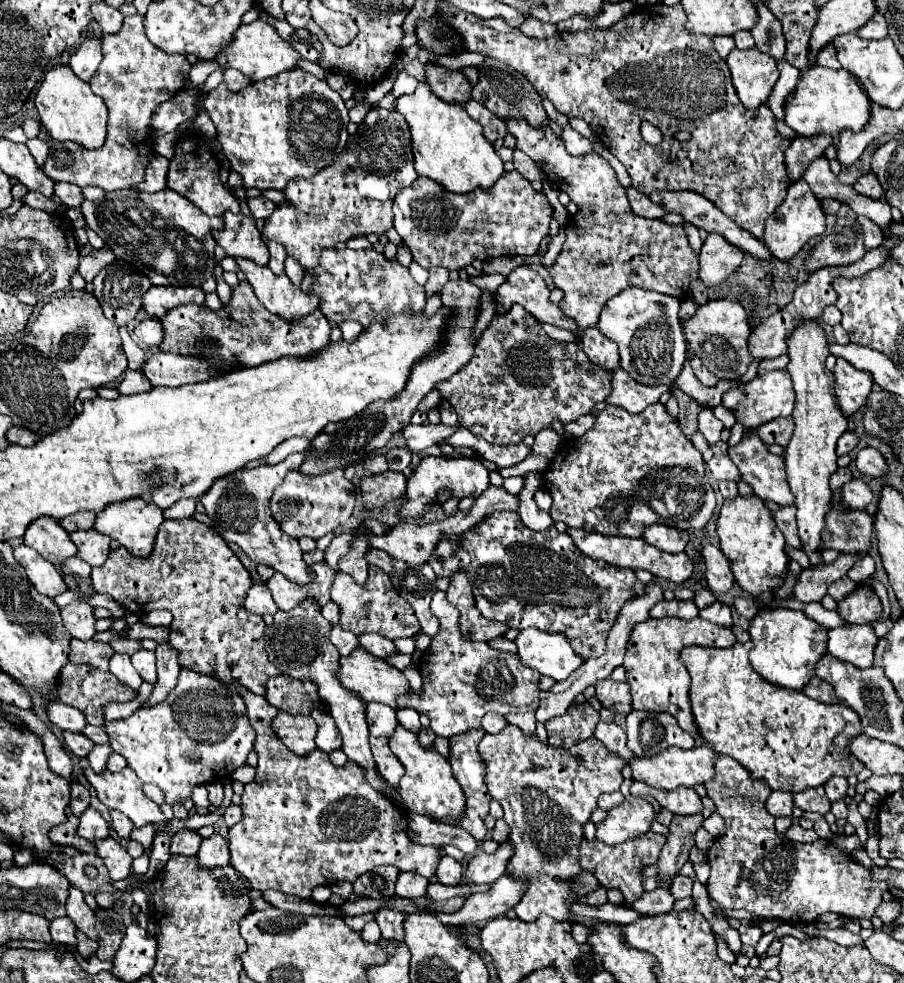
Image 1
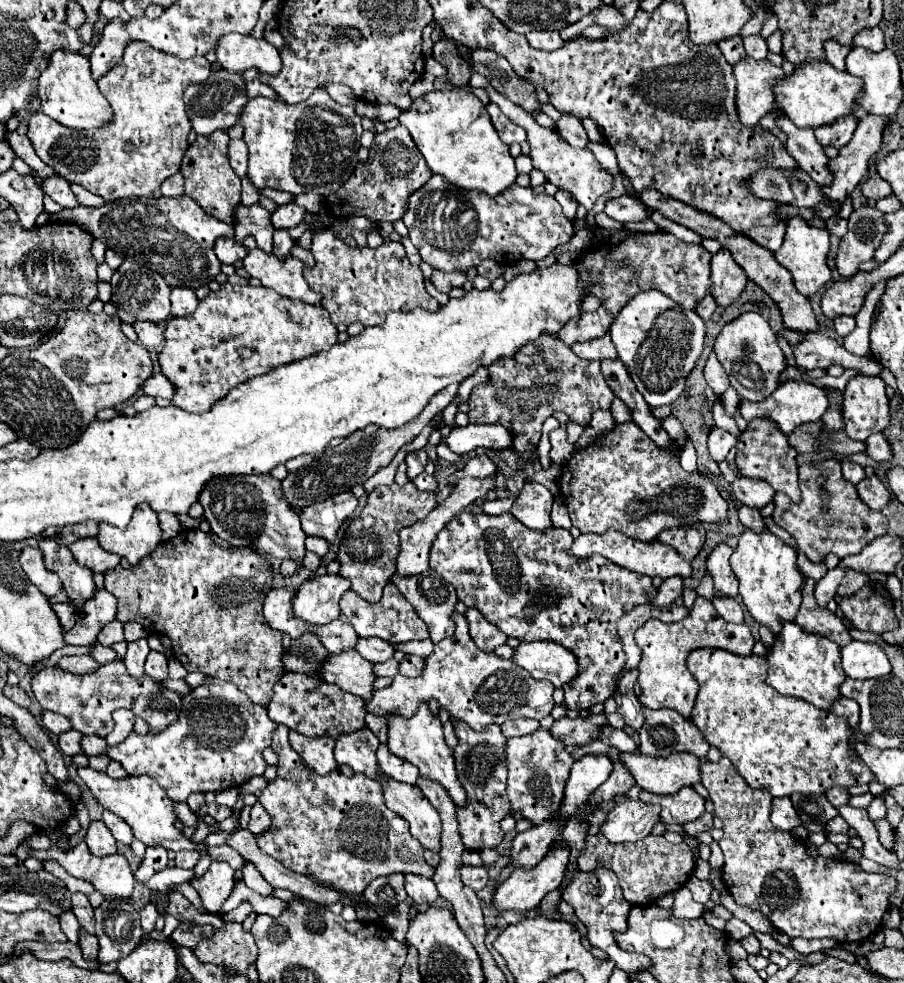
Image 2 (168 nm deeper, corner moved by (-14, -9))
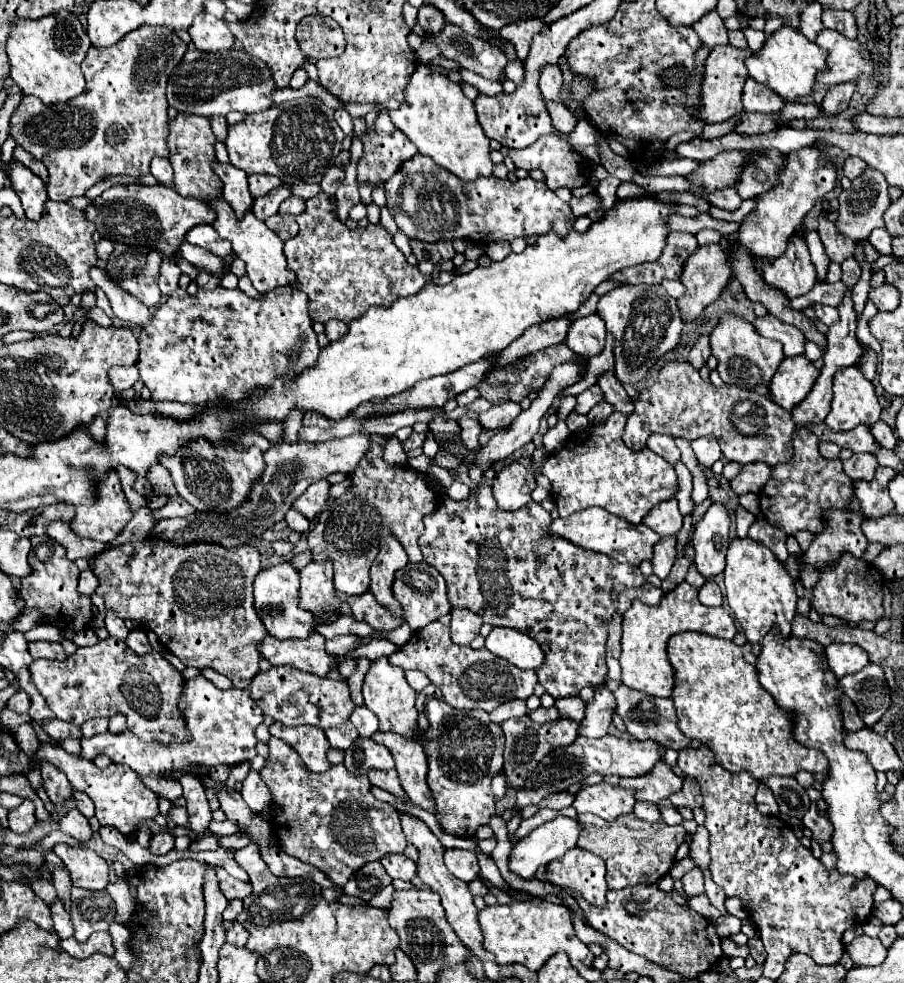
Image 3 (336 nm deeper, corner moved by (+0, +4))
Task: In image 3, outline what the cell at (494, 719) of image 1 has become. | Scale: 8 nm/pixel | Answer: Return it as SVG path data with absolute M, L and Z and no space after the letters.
M510 701L510 703L502 703L498 705L494 711L490 711L490 719L494 723L502 723L506 719L512 717L522 717L526 715L526 703L524 701Z

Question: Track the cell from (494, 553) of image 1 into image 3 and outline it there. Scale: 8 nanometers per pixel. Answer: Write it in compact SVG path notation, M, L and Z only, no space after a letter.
M478 485L468 499L464 501L454 501L450 497L444 497L438 507L426 515L424 519L424 533L418 541L420 549L422 549L422 555L424 555L424 561L432 567L436 567L440 571L440 575L446 579L446 587L448 587L448 601L452 603L452 607L468 607L470 611L478 613L484 623L490 623L490 625L498 625L498 627L514 627L518 631L524 631L526 635L532 635L532 639L536 639L542 649L544 649L544 655L546 655L546 661L542 667L548 669L548 673L540 673L540 669L536 671L538 673L538 681L544 685L546 693L552 695L554 699L560 699L560 697L570 697L570 695L578 695L584 687L596 687L596 685L602 685L604 679L606 679L606 661L604 661L604 647L606 647L606 635L608 635L608 623L612 619L612 615L616 613L616 599L618 599L618 593L622 593L624 589L632 589L632 587L640 587L646 583L646 579L642 577L640 569L638 567L626 567L624 563L614 563L614 559L606 559L606 555L598 555L596 551L586 551L574 543L568 543L566 539L558 539L558 535L554 535L550 531L550 523L552 523L552 517L548 511L544 511L538 503L528 503L526 507L522 507L522 511L504 511L496 505L494 497L492 497L492 491L488 485Z

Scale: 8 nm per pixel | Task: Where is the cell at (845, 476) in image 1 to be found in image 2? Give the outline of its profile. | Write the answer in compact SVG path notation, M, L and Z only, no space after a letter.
M842 460L842 474L848 482L852 484L858 484L862 478L864 478L864 468L856 462L850 462L850 460Z

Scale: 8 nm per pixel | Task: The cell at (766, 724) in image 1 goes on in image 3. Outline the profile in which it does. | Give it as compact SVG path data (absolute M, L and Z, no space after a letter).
M676 633L668 641L668 659L676 675L672 701L678 715L678 727L686 737L698 739L702 745L712 749L718 763L726 771L748 771L758 781L770 775L794 777L798 771L828 771L828 759L820 751L796 743L792 733L796 719L792 717L792 713L778 709L776 701L762 689L762 685L758 683L756 669L742 657L742 647L734 645L732 641L710 637L704 633Z

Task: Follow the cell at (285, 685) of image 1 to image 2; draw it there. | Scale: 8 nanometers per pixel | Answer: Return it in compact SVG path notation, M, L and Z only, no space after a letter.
M286 672L274 684L274 696L268 704L268 716L276 724L284 724L290 730L304 736L340 736L348 732L356 732L364 726L364 700L360 696L352 696L336 684L328 684L318 676L308 676L302 672Z

